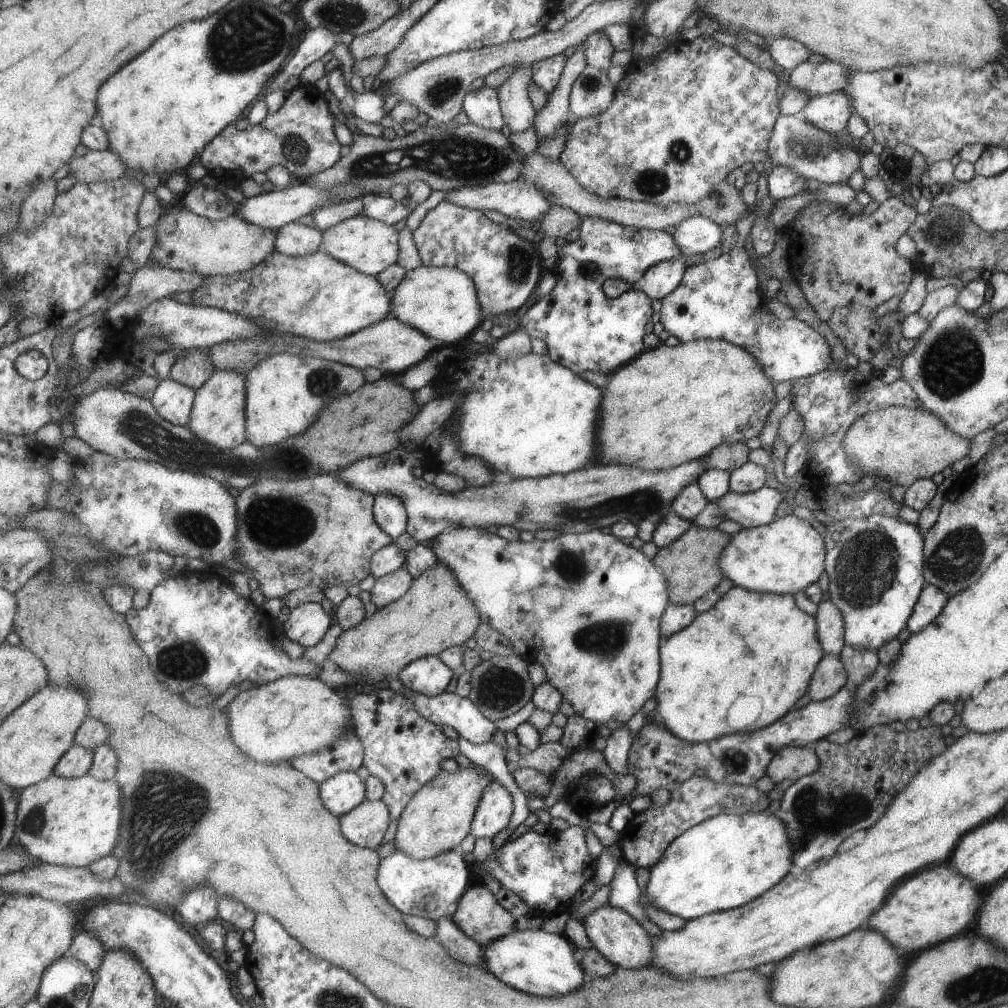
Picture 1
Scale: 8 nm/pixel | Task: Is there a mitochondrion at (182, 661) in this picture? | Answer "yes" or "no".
yes

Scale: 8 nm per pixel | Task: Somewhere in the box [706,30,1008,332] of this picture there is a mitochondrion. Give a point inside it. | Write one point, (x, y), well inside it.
(944, 232)

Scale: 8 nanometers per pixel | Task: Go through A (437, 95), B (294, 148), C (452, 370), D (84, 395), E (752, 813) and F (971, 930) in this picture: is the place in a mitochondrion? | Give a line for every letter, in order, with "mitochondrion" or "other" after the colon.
A: mitochondrion
B: mitochondrion
C: mitochondrion
D: other
E: other
F: other

